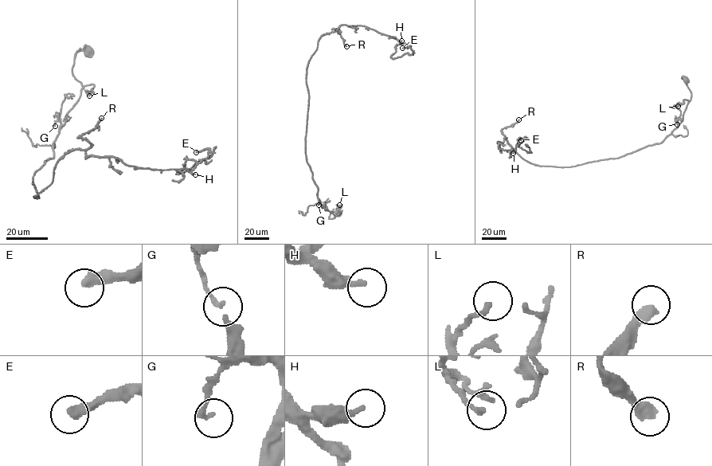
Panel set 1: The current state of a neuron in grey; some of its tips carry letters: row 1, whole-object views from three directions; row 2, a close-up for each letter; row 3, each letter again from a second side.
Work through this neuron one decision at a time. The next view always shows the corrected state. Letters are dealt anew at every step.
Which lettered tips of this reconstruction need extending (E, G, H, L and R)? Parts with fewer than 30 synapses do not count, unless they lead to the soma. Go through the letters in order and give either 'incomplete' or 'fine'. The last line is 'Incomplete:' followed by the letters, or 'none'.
E: fine
G: fine
H: incomplete
L: fine
R: incomplete
Incomplete: H, R

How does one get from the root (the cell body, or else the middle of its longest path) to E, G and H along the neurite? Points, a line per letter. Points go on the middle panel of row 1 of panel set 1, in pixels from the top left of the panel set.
E: (338, 213), (329, 218), (307, 159), (308, 61), (319, 38), (343, 25), (410, 45), (402, 48)
G: (338, 213), (332, 212), (329, 218), (334, 218), (334, 214), (318, 205)
H: (338, 213), (329, 218), (334, 217), (321, 204), (307, 159), (308, 61), (319, 38), (342, 25), (401, 41)

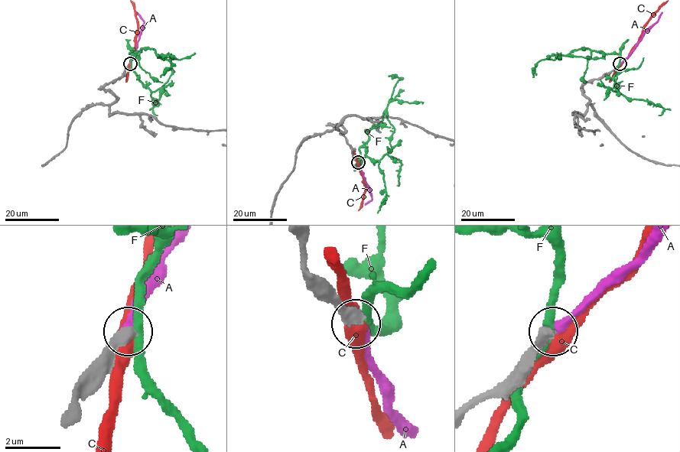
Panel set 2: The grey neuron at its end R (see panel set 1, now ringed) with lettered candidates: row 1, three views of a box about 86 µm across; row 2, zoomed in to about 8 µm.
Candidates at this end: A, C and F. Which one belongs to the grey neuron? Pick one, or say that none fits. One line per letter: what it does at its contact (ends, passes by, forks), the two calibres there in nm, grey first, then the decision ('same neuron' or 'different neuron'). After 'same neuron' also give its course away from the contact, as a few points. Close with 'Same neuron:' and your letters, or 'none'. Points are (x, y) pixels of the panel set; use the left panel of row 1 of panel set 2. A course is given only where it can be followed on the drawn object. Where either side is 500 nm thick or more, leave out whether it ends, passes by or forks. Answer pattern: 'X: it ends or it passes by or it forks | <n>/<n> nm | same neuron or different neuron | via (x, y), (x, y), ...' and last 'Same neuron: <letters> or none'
A: it ends | 460/420 nm | same neuron | via (130, 63), (144, 24), (137, 12)
C: 550/500 nm | different neuron
F: it passes by | 460/320 nm | different neuron
Same neuron: A

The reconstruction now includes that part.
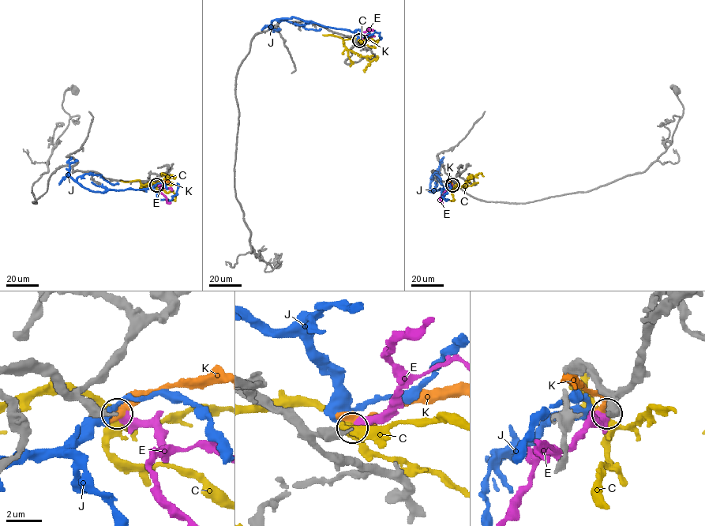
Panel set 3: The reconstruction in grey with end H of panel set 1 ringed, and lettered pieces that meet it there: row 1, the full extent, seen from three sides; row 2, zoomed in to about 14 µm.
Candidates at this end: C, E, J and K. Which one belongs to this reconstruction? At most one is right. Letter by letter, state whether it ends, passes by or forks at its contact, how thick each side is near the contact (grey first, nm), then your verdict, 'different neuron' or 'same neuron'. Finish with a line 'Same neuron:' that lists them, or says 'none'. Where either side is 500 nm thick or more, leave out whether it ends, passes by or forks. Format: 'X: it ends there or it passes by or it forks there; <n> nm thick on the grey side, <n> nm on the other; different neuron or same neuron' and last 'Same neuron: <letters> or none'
C: it forks there; 380 nm thick on the grey side, 400 nm on the other; different neuron
E: it ends there; 320 nm thick on the grey side, 480 nm on the other; same neuron
J: it passes by; 380 nm thick on the grey side, 360 nm on the other; different neuron
K: it passes by; 240 nm thick on the grey side, 440 nm on the other; different neuron
Same neuron: E

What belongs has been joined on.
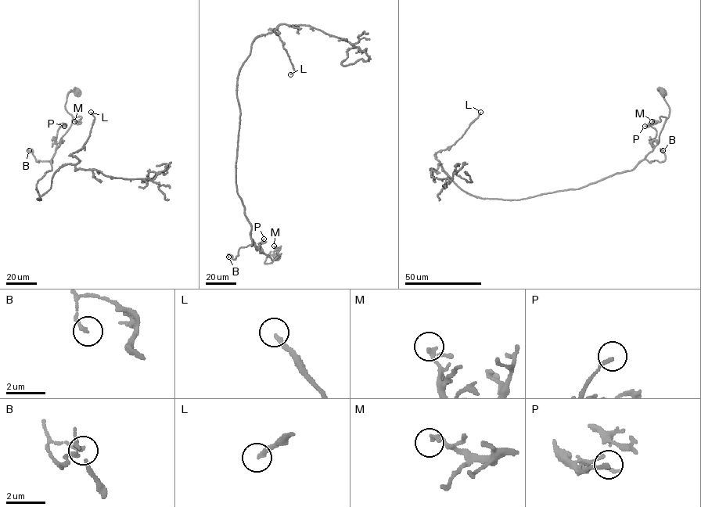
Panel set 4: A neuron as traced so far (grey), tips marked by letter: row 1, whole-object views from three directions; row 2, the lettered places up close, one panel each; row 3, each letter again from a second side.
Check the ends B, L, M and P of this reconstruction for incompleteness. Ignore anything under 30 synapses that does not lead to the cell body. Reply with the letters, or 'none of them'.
L

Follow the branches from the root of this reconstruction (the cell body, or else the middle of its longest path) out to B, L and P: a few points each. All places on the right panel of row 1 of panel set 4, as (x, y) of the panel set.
B: (663, 91), (670, 114), (659, 142), (645, 159), (661, 162), (665, 159), (660, 151), (663, 150)
L: (663, 91), (670, 114), (633, 169), (519, 199), (473, 196), (437, 164), (435, 154), (480, 112)
P: (663, 91), (670, 114), (660, 132), (659, 142), (653, 148), (652, 141), (656, 131), (649, 124), (645, 126)

